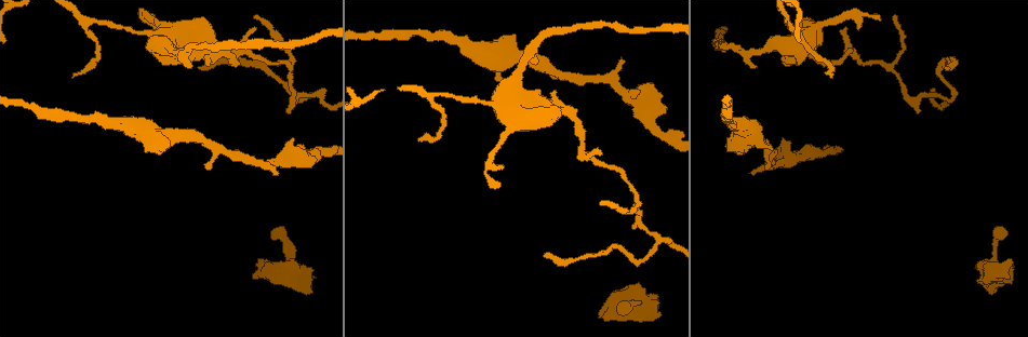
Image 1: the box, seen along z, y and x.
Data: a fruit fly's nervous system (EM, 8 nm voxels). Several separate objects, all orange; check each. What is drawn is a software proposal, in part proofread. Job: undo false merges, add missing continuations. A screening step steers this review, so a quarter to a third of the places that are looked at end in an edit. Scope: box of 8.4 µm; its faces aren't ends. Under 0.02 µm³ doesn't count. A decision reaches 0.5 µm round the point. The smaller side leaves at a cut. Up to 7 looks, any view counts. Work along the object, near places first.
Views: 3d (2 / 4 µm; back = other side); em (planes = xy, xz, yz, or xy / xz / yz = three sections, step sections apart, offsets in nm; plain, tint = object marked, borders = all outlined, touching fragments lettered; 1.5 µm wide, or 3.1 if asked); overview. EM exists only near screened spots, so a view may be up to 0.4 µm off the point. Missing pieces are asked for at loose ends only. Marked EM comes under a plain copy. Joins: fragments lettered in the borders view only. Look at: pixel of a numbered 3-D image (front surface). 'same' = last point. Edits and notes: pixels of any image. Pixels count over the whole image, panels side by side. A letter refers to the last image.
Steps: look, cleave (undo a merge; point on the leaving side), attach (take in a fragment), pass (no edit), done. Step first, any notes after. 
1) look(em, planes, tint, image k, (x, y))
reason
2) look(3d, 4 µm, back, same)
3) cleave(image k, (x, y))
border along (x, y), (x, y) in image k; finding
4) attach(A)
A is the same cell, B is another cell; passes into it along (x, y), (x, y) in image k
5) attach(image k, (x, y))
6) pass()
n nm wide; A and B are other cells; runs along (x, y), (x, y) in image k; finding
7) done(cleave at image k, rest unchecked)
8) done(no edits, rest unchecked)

look(em, planes, borders, image 1, (766, 170))
branch stops here

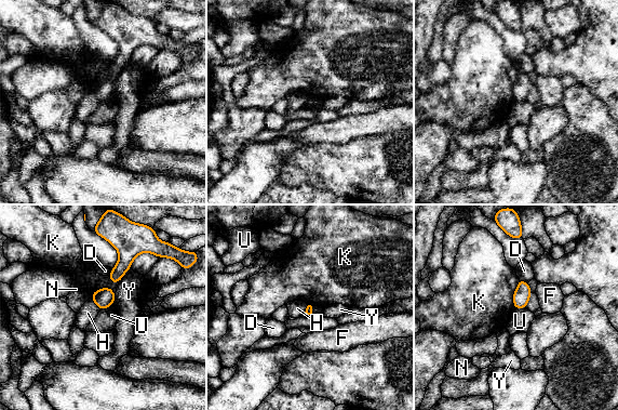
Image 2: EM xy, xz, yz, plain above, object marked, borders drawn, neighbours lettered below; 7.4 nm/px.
pass()
D, F, H, K, N, U and Y are other cells; border along (110, 305), (101, 311) in image 2; none of them fits

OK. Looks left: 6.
look(em, planes, tint, image 1, (846, 29))
free end

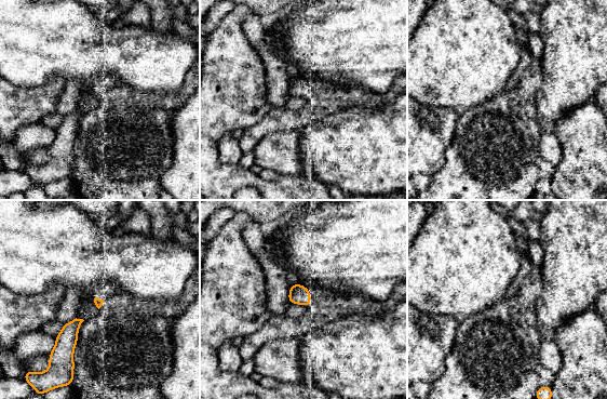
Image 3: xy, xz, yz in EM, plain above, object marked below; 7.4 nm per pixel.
look(em, planes, borders, same)

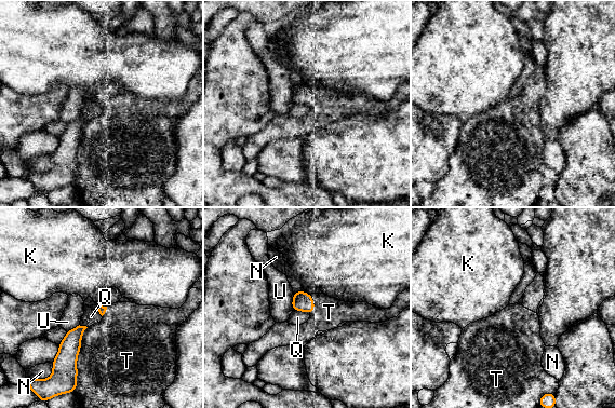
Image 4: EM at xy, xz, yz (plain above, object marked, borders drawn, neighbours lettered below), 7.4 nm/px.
pass()
K, N, Q, T and U are other cells; border along (293, 310), (303, 310), (309, 314) in image 4; none of them fits

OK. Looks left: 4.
look(em, 3.1 µm, yz, step 16, tint, image 1, (316, 277))
an open end

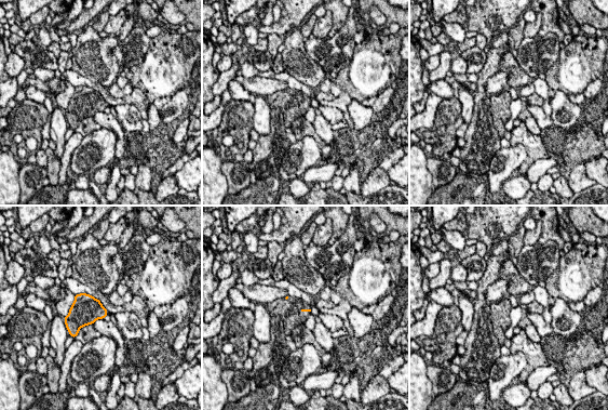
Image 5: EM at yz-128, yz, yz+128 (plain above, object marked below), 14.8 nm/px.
look(em, 3.1 µm, planes, tint, same)

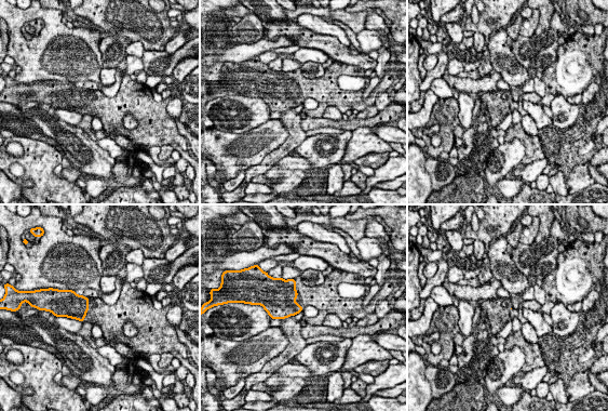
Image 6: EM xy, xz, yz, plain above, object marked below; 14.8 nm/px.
look(em, 3.1 µm, planes, borders, same)

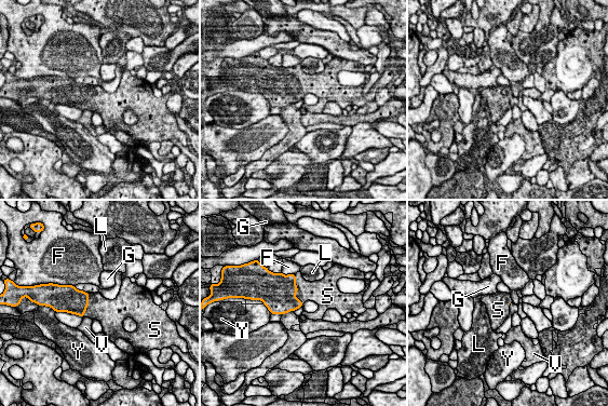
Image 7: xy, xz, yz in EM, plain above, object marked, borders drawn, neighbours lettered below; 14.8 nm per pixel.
attach(S)
S is the same cell, F, G, L, V and Y are other cells; passes into it along (281, 289), (297, 289), (307, 291) in image 7; it goes on there

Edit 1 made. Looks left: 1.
done(attach at image 7, rest unchecked)

